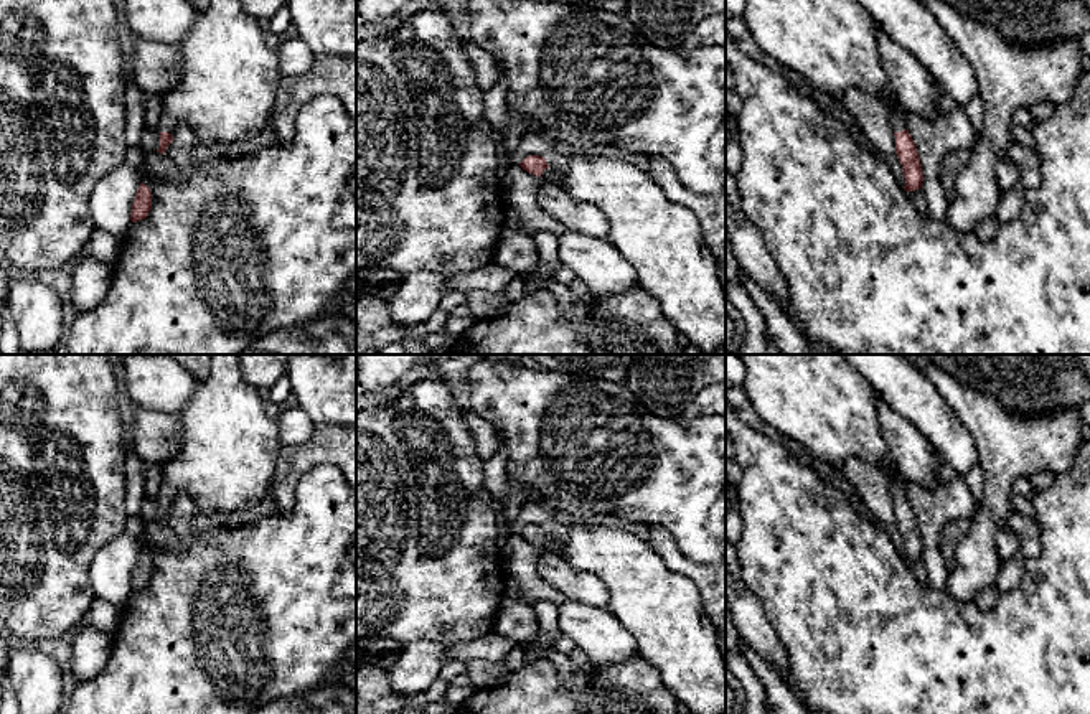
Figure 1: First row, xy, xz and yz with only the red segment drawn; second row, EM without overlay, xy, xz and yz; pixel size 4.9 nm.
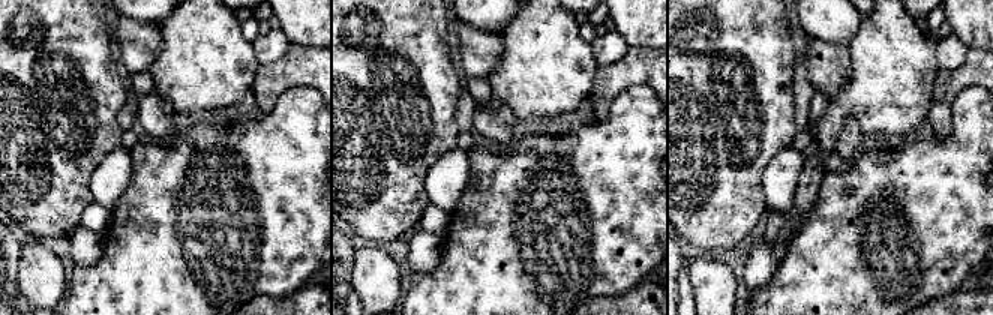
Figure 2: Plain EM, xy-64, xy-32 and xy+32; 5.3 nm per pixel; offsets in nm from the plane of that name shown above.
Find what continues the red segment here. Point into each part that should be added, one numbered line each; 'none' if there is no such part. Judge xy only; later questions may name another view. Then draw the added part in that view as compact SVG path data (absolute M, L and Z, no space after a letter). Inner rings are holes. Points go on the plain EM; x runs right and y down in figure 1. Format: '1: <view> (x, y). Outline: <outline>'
1: xy (226, 460). Outline: M211 355L208 376L196 383L178 416L180 449L162 467L163 481L157 498L173 505L178 496L188 496L206 516L259 503L272 488L275 462L284 447L277 420L265 414L262 401L242 376L241 355Z

